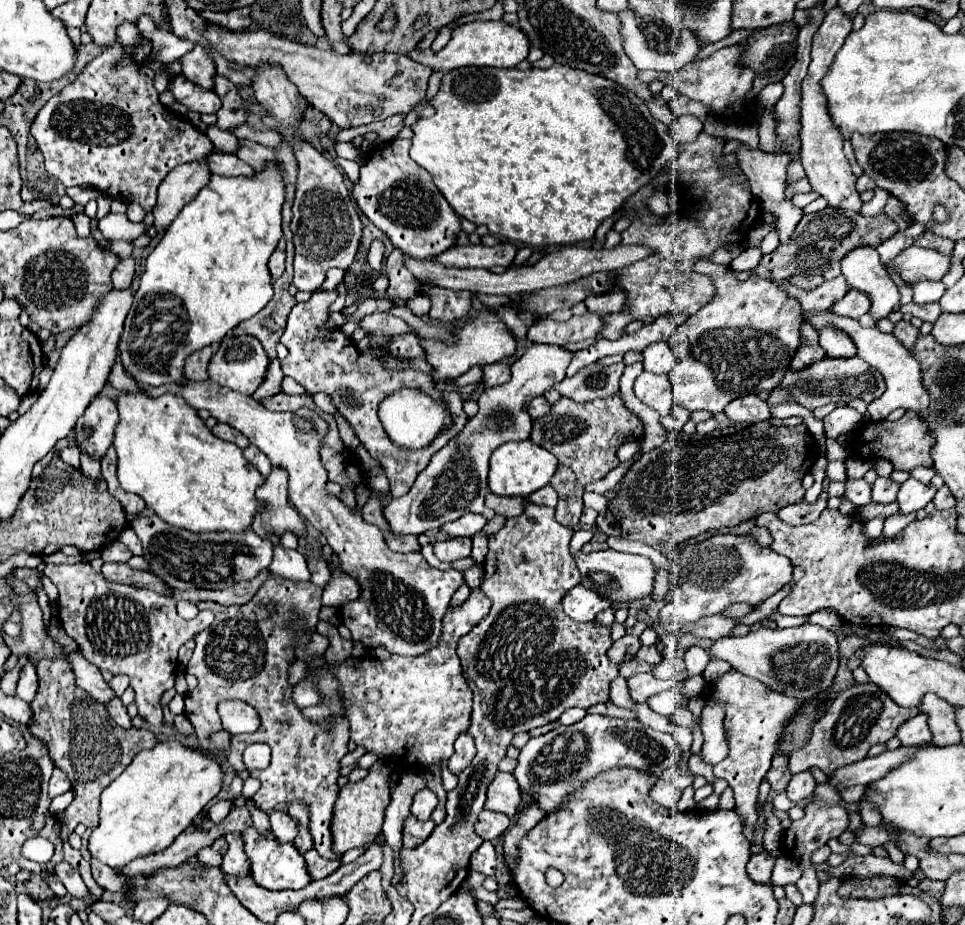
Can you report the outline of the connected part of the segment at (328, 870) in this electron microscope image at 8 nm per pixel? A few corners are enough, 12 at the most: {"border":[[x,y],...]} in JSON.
{"border":[[314,848],[304,854],[312,880],[336,872],[340,860],[326,860]]}

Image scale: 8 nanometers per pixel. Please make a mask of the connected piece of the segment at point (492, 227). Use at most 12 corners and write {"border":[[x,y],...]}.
{"border":[[452,70],[410,158],[458,216],[564,246],[662,170],[612,80]]}

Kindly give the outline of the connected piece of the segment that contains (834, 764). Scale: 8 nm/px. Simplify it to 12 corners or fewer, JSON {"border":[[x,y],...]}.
{"border":[[872,682],[854,684],[820,716],[790,772],[826,776],[864,760],[918,708]]}

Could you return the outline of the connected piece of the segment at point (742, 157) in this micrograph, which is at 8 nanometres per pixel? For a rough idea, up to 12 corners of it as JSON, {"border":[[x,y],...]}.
{"border":[[748,146],[736,154],[754,198],[774,214],[780,242],[792,240],[802,208],[788,200],[794,156]]}

